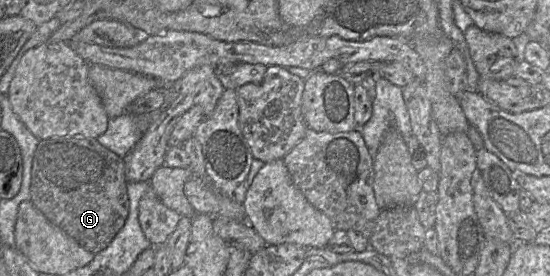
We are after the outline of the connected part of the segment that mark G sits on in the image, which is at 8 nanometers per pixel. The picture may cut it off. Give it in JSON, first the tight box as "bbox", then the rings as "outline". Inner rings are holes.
{"bbox":[30,137,129,254],"outline":[[[50,137],[39,141],[32,160],[30,201],[56,225],[92,254],[103,250],[123,227],[129,211],[124,161],[95,138]]]}

